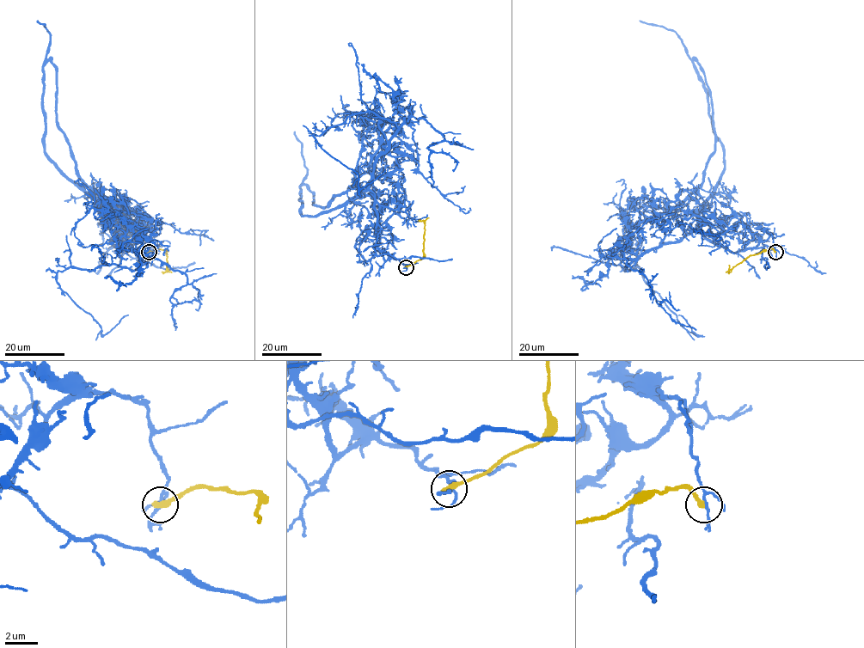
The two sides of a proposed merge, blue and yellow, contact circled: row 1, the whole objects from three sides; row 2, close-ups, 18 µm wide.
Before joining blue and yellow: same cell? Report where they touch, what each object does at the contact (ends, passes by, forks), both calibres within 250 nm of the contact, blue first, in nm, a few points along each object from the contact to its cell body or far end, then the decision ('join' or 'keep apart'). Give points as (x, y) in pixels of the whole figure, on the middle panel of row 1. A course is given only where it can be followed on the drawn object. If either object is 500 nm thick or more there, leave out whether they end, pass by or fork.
(406, 267) | blue forks | yellow ends | 130/340 nm | blue via (406, 267), (377, 247), (369, 189), (397, 125), (364, 112), (314, 134), (360, 188), (385, 170) | yellow via (406, 267), (424, 256), (424, 222), (418, 220) | keep apart

